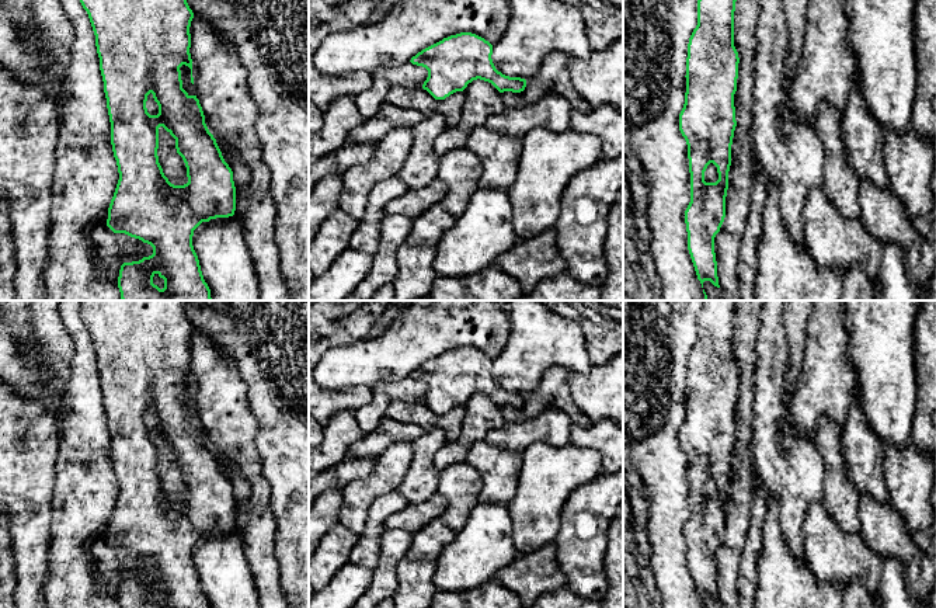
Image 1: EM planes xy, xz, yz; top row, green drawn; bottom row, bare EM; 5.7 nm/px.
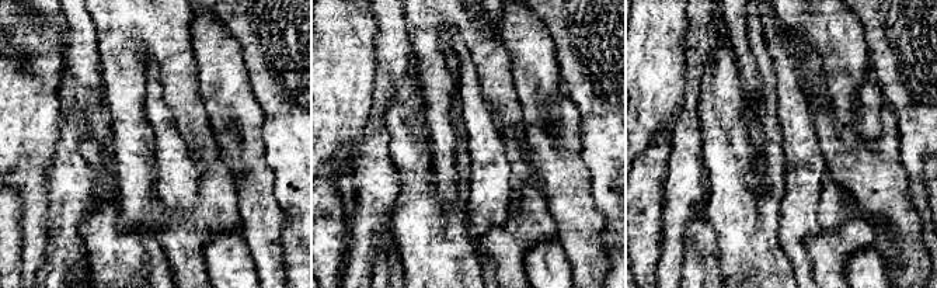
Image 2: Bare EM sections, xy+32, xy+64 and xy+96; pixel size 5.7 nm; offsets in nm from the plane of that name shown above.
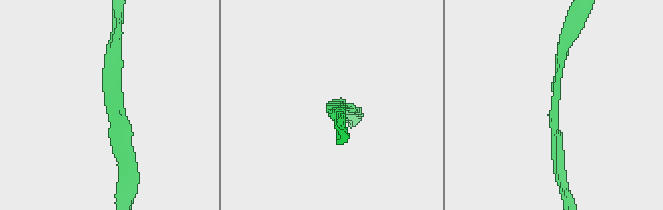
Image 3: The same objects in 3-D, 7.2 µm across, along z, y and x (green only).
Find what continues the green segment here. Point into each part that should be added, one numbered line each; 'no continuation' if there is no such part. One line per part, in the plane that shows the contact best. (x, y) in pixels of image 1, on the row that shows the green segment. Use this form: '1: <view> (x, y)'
no continuation

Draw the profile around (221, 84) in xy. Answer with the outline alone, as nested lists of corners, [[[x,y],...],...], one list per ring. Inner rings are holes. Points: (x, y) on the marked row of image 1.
[[[194,15],[189,34],[194,88],[205,124],[216,142],[229,145],[250,168],[248,191],[236,195],[236,209],[241,213],[261,300],[292,300],[276,243],[272,174],[262,160],[255,129],[258,105],[250,94],[247,73],[234,46],[208,20]]]

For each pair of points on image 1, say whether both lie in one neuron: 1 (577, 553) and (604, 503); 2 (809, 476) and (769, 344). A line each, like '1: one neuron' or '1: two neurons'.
1: one neuron
2: one neuron

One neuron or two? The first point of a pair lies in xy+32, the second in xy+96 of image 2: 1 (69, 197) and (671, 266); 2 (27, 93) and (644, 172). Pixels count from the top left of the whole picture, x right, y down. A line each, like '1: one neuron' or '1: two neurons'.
1: one neuron
2: two neurons

